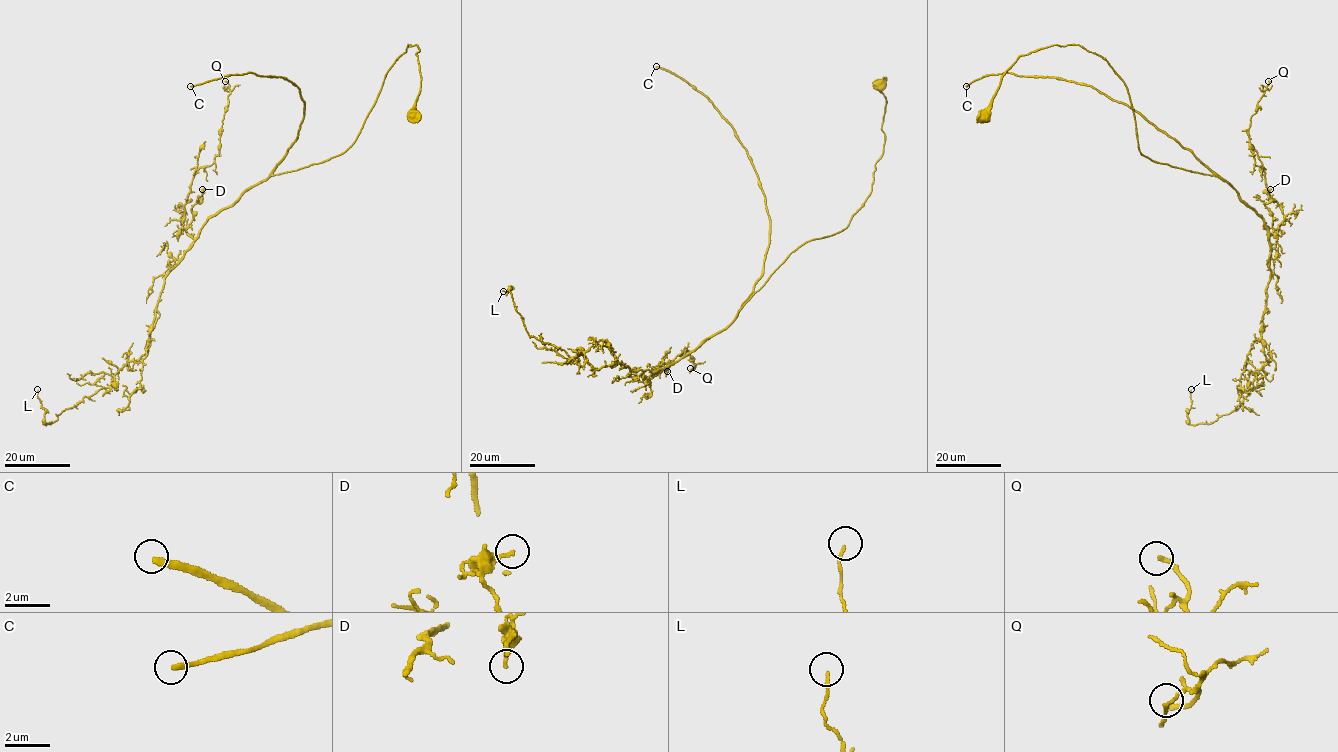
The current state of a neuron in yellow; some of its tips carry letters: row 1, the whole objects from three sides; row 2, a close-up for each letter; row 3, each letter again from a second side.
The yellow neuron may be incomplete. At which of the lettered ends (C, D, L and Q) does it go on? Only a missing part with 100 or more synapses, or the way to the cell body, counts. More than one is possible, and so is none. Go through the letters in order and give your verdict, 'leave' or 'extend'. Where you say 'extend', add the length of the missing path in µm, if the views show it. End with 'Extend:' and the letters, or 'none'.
C: extend | 250 µm
D: leave
L: leave
Q: leave
Extend: C

